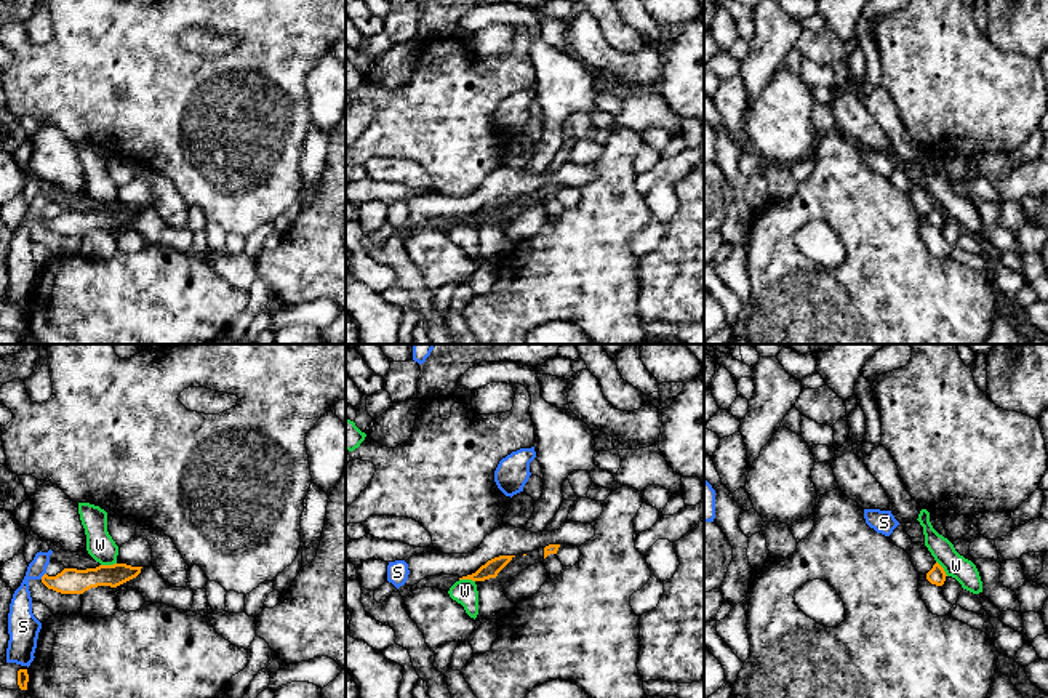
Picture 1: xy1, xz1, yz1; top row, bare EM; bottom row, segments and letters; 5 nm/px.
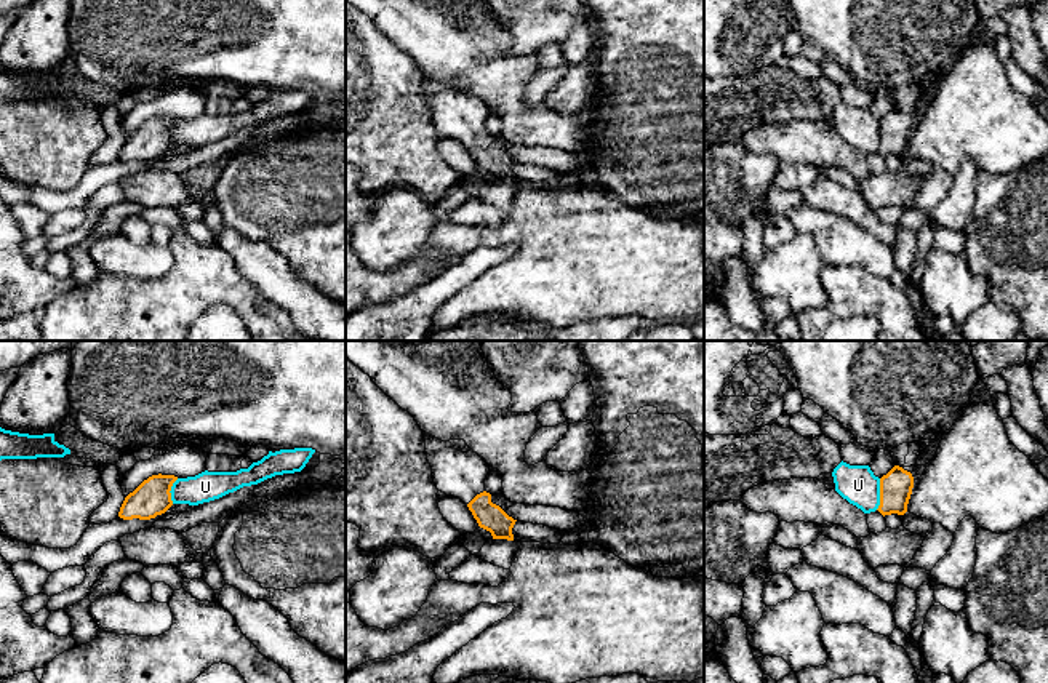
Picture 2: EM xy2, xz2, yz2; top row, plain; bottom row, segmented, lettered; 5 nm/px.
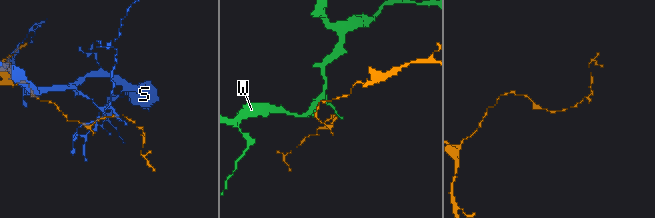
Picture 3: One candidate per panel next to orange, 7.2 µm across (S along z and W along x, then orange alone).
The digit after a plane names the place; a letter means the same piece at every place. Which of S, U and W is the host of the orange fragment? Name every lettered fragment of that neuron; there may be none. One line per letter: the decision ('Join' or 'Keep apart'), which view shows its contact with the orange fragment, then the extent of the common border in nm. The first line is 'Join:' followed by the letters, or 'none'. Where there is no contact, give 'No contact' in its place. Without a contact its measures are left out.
Join: none
S: Keep apart. Touches orange in xy1. Shared border 50 nm
U: Keep apart. Touches orange in yz2. Shared border 160 nm
W: Keep apart. Touches orange in xy1. Shared border 80 nm

